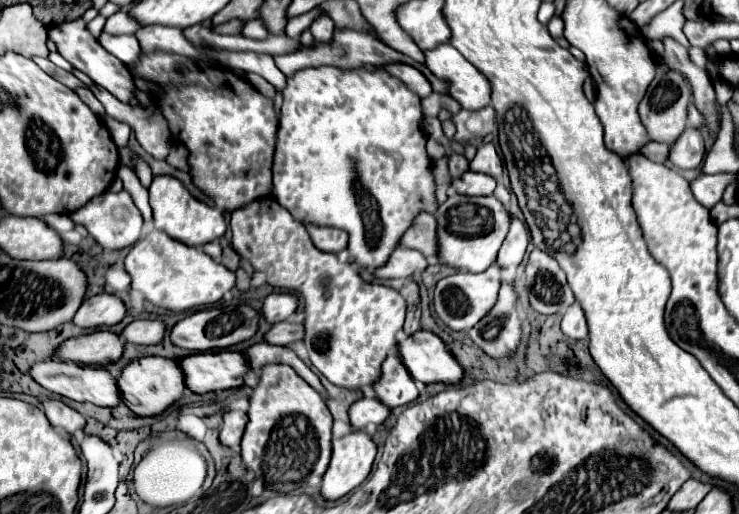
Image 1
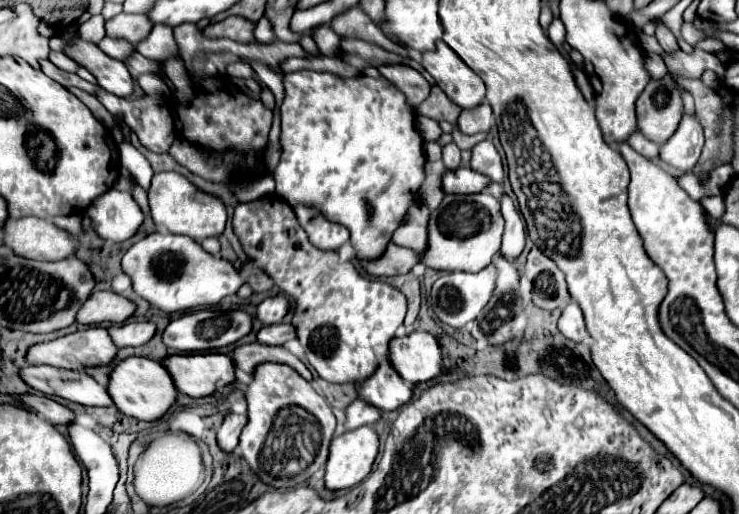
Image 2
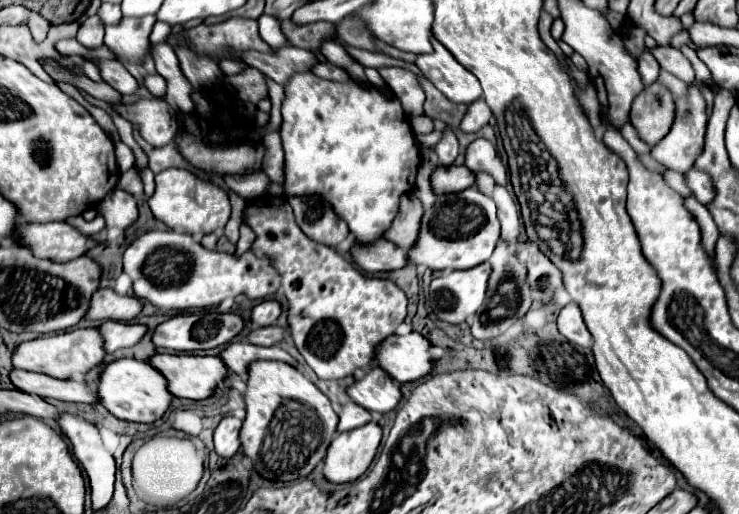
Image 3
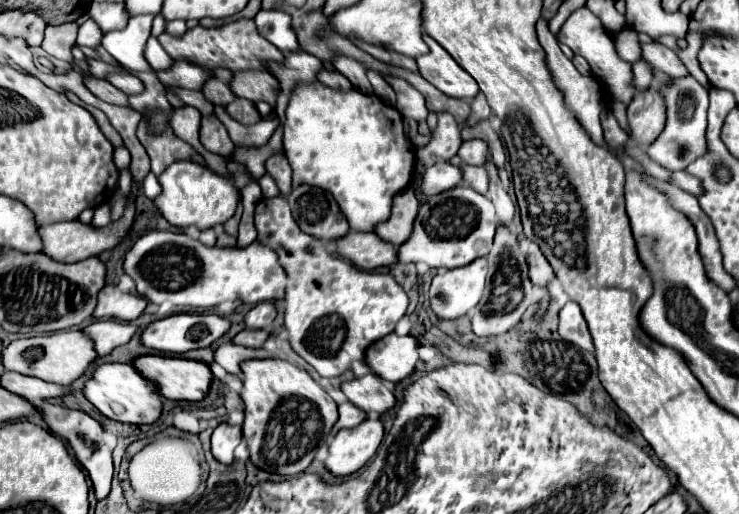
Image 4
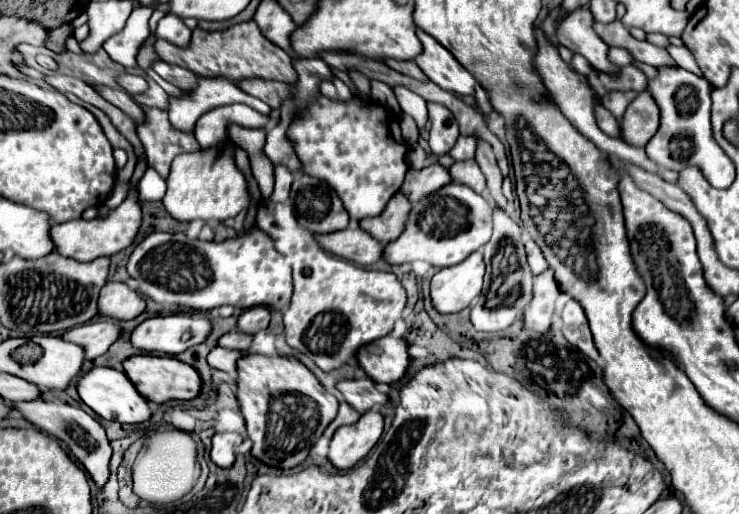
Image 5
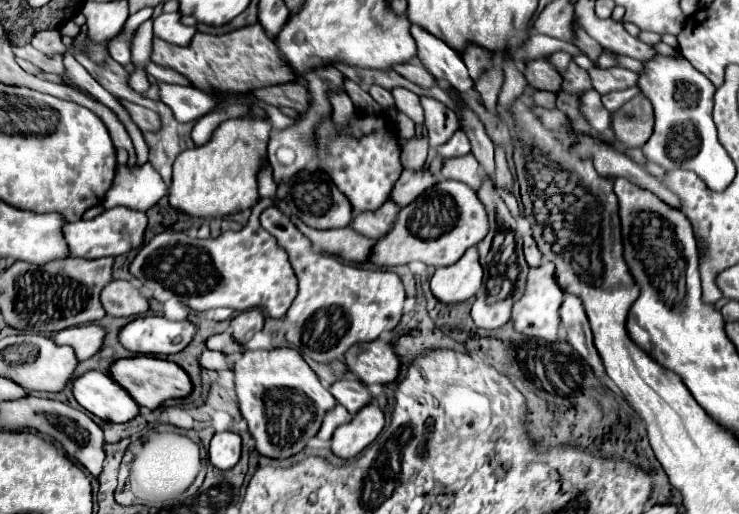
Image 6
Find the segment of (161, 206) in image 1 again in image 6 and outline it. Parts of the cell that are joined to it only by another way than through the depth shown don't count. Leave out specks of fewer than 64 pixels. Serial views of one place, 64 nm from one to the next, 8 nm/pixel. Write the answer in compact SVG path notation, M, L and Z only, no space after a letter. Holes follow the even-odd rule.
M252 108L252 112L256 118L228 120L214 132L208 144L186 150L176 158L168 192L168 204L174 210L194 218L224 218L248 210L258 202L260 196L256 174L260 170L262 158L266 156L266 144L272 126L268 120L262 120L264 110Z

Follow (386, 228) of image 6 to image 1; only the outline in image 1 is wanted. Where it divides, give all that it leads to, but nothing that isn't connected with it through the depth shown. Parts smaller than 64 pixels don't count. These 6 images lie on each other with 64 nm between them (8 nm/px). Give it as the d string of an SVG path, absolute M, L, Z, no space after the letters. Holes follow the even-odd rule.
M420 214L412 228L402 236L402 246L422 252L430 264L438 262L436 252L436 218L432 214Z

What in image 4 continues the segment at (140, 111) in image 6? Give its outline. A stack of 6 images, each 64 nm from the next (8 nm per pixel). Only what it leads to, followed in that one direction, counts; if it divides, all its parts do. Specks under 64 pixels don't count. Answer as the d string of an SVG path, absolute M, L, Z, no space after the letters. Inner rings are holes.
M92 76L84 78L84 86L98 96L100 100L108 102L108 104L118 104L118 106L128 106L128 96L124 92L120 92L118 88L114 88L108 80L96 80Z

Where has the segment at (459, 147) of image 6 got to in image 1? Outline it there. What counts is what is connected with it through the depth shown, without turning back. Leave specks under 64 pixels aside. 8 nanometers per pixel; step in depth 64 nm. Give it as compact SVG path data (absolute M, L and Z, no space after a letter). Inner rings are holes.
M492 142L478 148L474 160L470 162L472 172L482 172L488 176L502 176L503 161Z

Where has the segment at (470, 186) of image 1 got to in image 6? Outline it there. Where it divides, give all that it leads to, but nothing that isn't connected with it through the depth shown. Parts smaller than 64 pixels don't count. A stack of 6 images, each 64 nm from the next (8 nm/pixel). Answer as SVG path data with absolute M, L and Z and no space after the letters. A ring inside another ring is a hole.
M424 166L422 170L404 170L400 180L396 182L390 198L396 204L406 206L412 200L416 200L416 196L420 196L420 192L426 192L436 182L438 182L438 178L428 170L428 166Z

